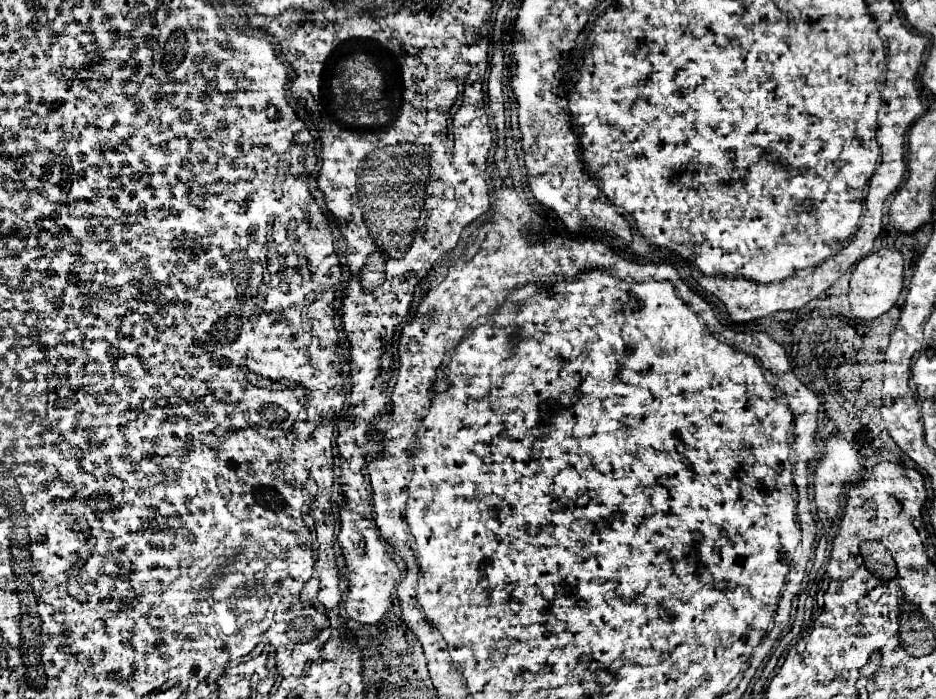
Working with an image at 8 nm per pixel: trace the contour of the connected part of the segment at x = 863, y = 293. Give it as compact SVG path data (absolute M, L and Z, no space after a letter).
M881 248L875 256L865 256L857 266L853 268L853 276L849 282L849 304L855 318L861 320L873 320L885 312L889 312L903 290L903 256L901 252L891 252L887 248Z

